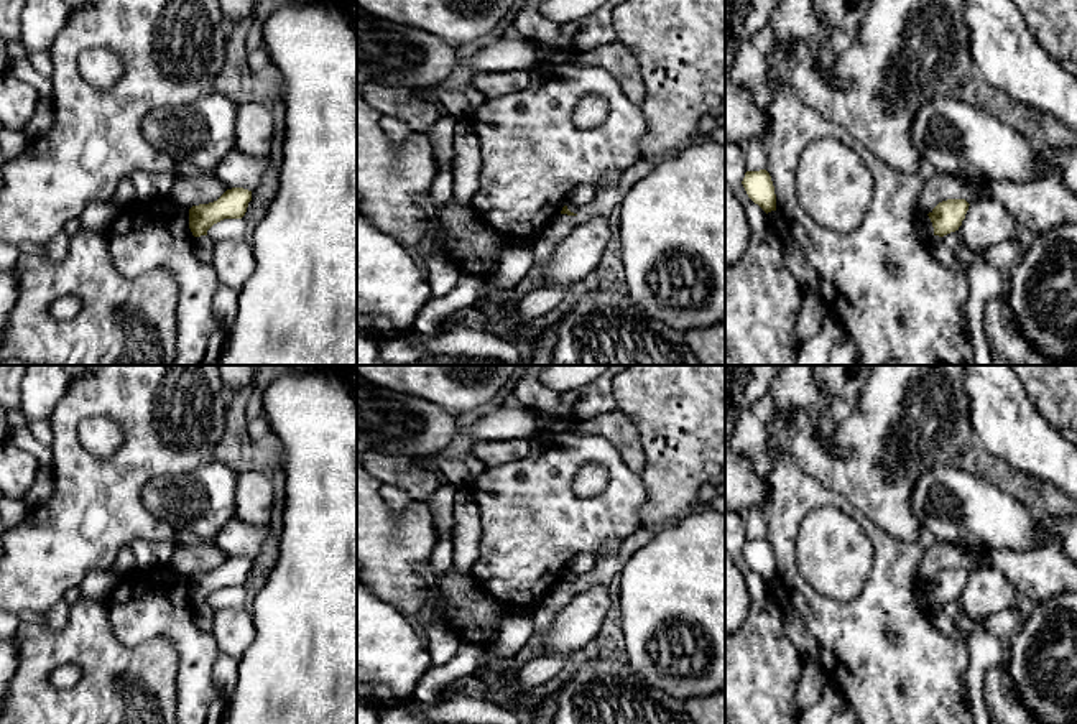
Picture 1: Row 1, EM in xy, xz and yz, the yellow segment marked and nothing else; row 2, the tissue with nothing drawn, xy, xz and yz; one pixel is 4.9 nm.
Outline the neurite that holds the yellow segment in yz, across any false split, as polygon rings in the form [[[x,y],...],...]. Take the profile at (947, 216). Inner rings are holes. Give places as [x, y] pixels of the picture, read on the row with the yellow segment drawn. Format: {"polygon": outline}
{"polygon": [[[947,199],[939,202],[927,216],[934,227],[934,235],[944,237],[959,230],[968,211],[965,199]]]}

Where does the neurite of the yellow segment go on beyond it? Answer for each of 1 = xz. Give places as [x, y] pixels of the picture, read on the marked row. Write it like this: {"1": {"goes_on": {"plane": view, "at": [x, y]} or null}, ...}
{"1": {"goes_on": null}}

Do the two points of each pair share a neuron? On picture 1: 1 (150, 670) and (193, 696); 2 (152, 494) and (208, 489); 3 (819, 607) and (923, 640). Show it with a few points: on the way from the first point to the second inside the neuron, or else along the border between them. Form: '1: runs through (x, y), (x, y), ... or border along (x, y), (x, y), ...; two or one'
1: border along (175, 645), (176, 706); two
2: runs through (165, 494), (194, 494); one
3: runs through (845, 632), (857, 640), (896, 640); one

